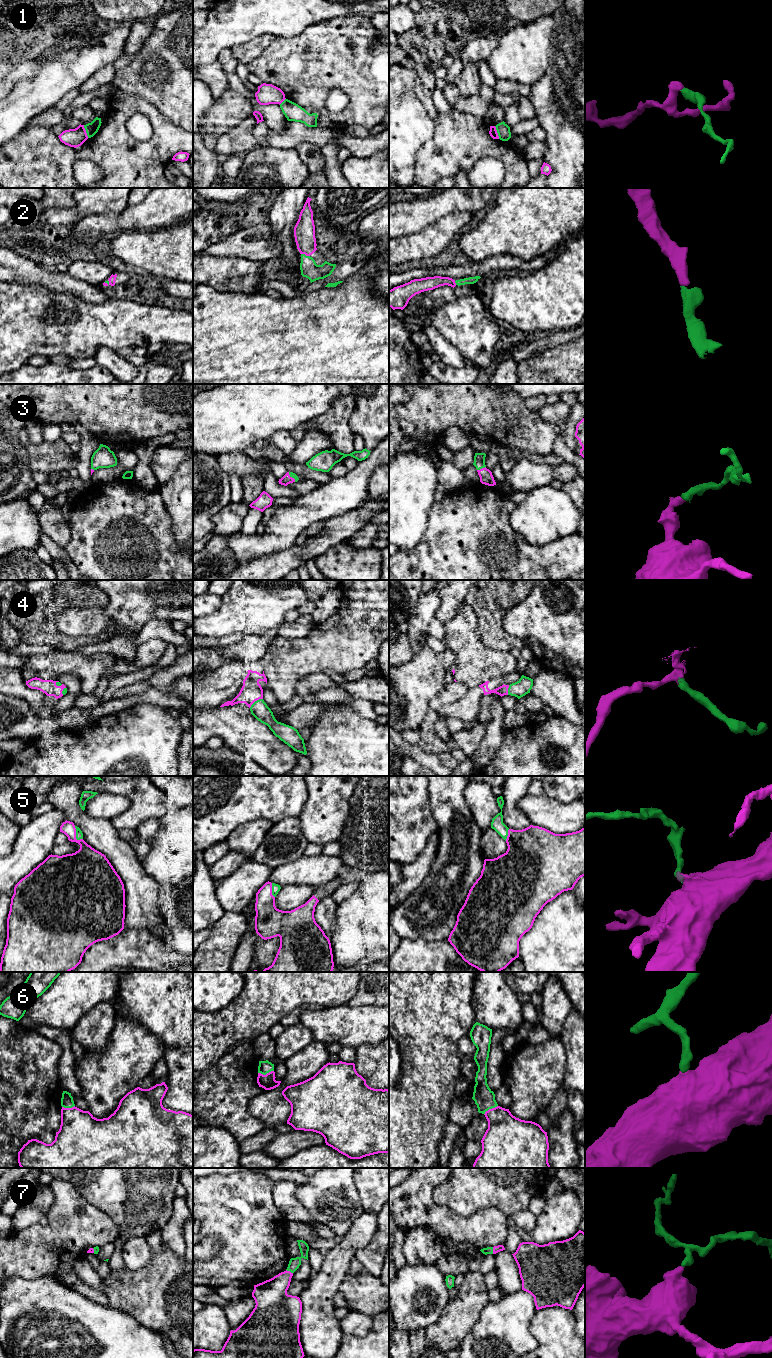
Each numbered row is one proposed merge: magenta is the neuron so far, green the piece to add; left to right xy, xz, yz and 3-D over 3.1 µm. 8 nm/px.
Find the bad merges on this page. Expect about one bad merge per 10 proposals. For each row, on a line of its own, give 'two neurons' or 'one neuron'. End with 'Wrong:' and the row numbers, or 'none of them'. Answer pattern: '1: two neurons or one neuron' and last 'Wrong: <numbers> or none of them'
1: two neurons
2: one neuron
3: one neuron
4: one neuron
5: one neuron
6: one neuron
7: one neuron
Wrong: 1

